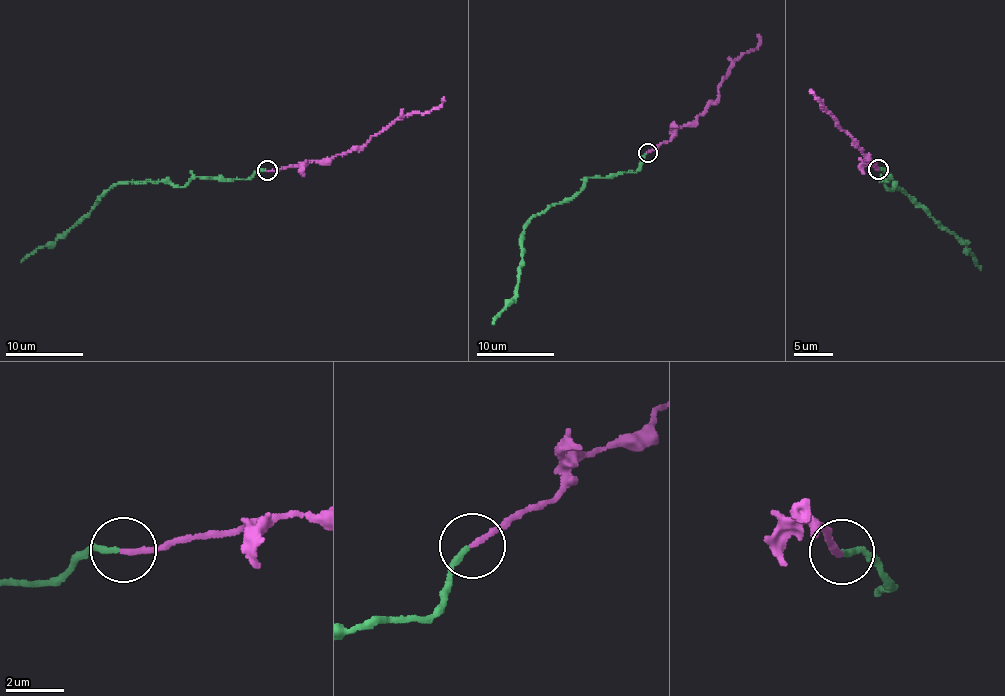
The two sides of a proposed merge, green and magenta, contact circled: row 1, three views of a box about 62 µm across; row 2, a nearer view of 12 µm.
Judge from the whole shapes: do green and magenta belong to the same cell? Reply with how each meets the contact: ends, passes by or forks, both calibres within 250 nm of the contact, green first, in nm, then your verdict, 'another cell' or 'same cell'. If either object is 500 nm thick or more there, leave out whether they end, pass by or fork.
green ends there; magenta ends there; 200 nm thick on the green side, 200 nm on the other; another cell

